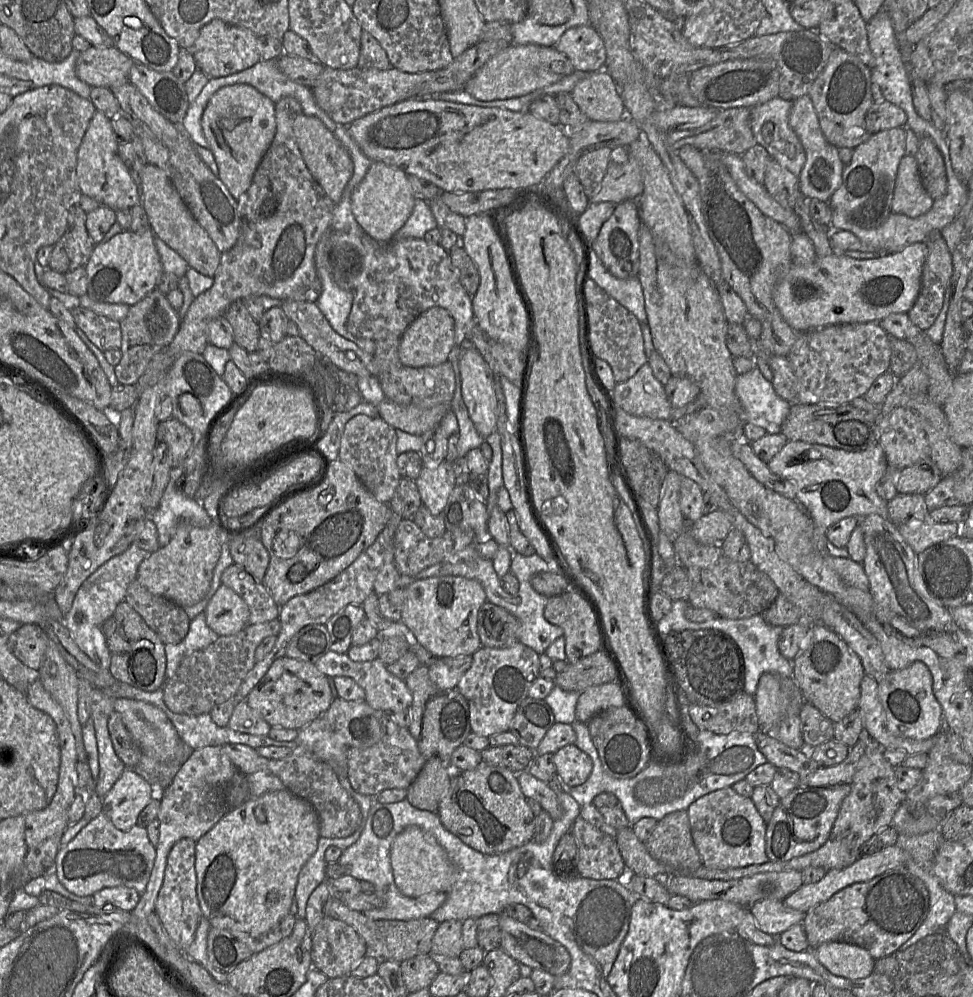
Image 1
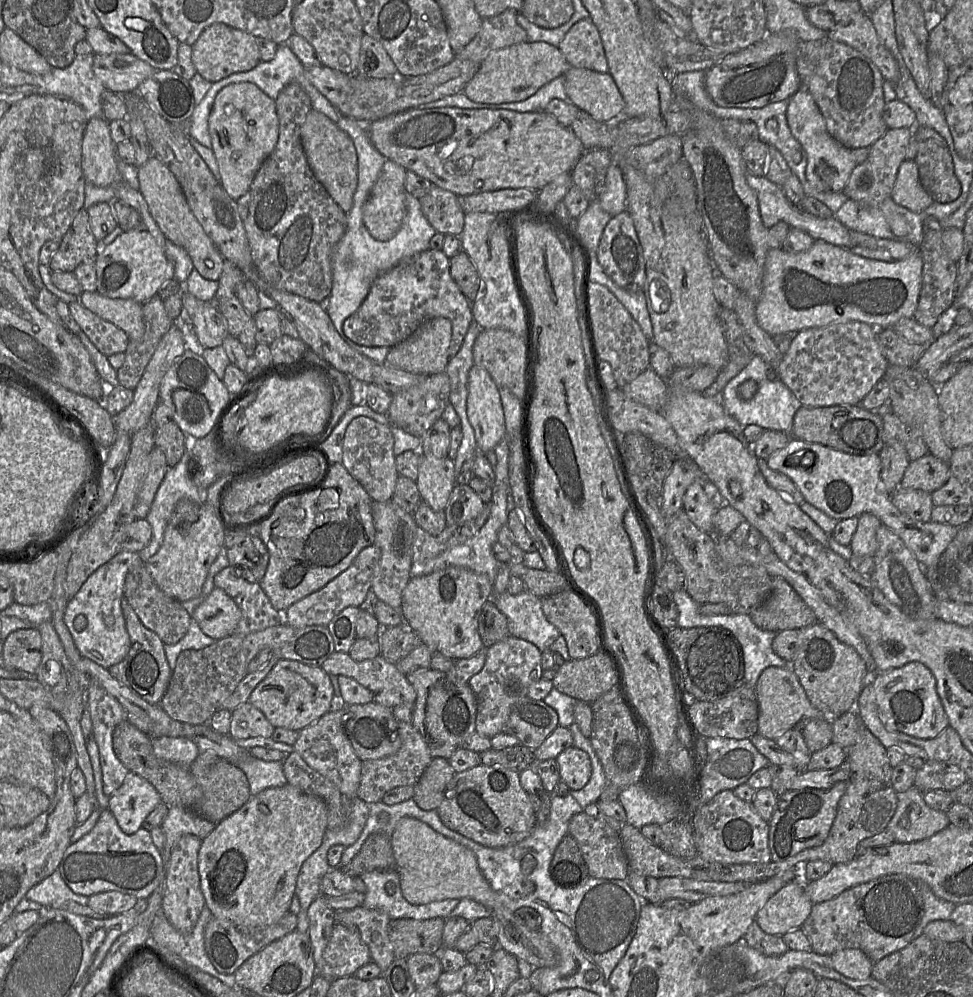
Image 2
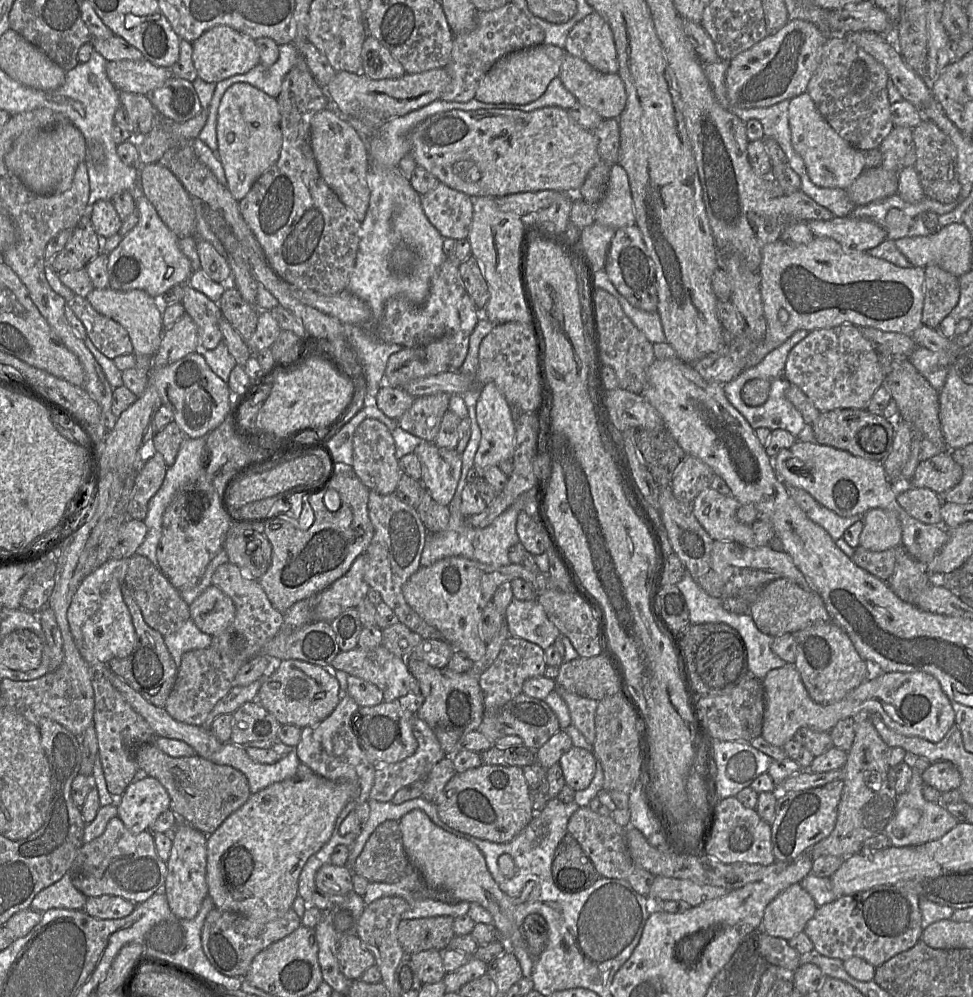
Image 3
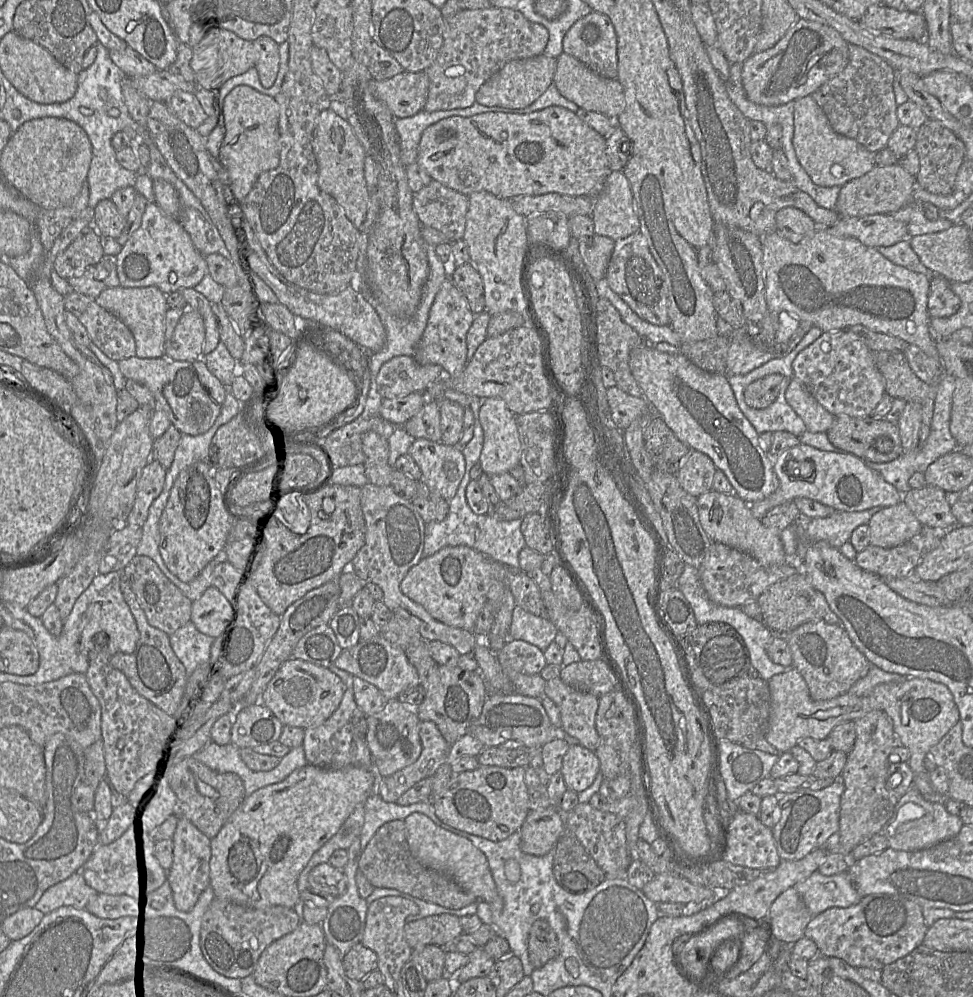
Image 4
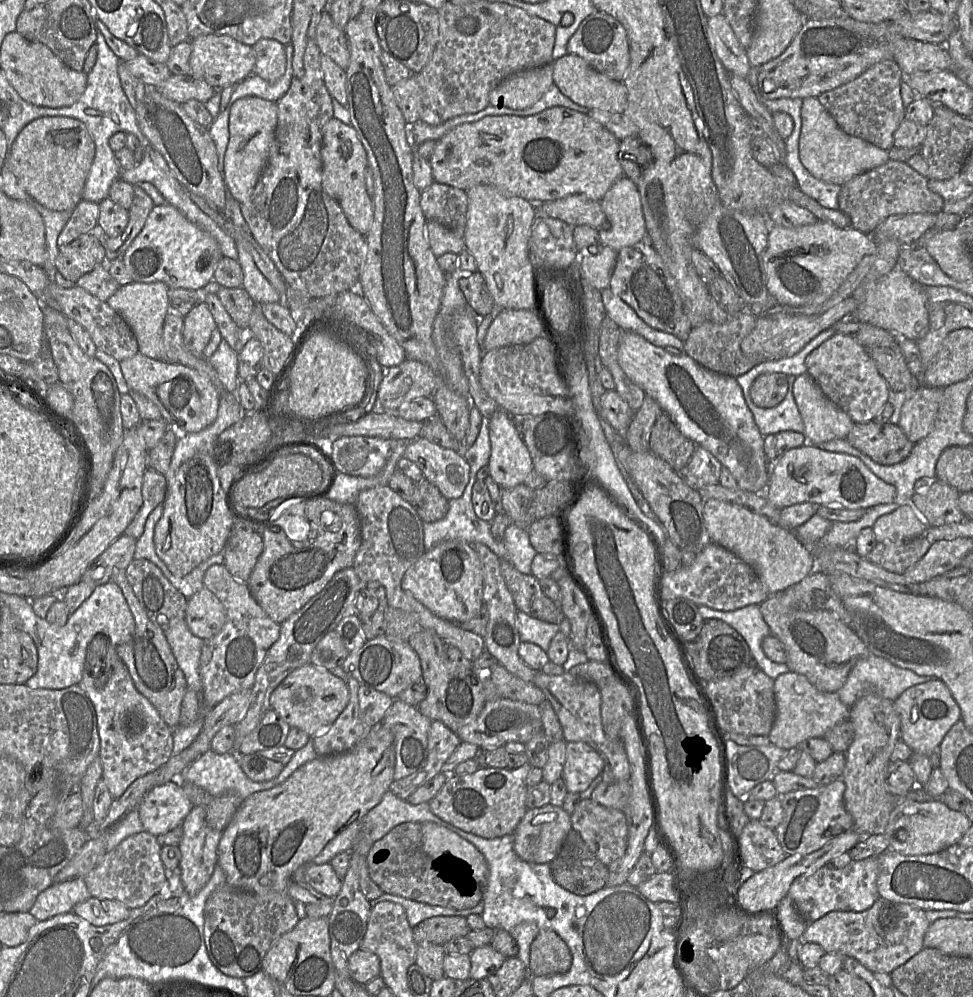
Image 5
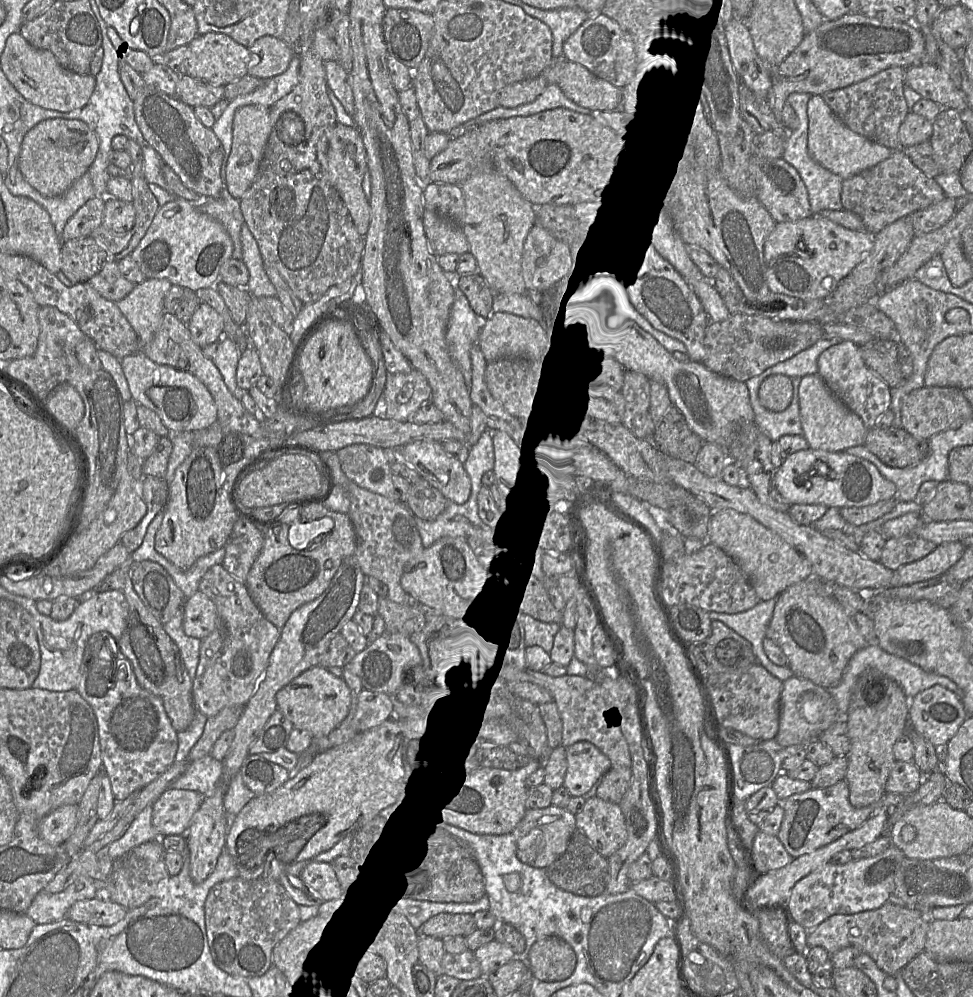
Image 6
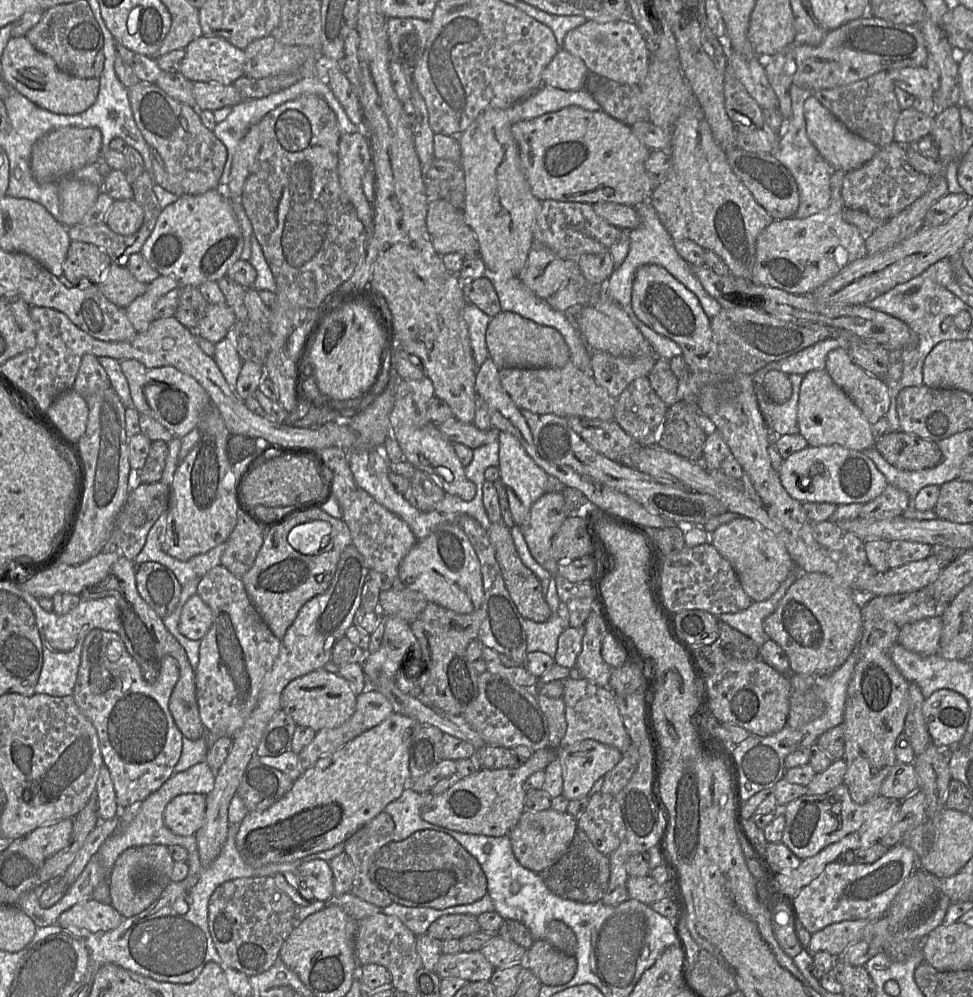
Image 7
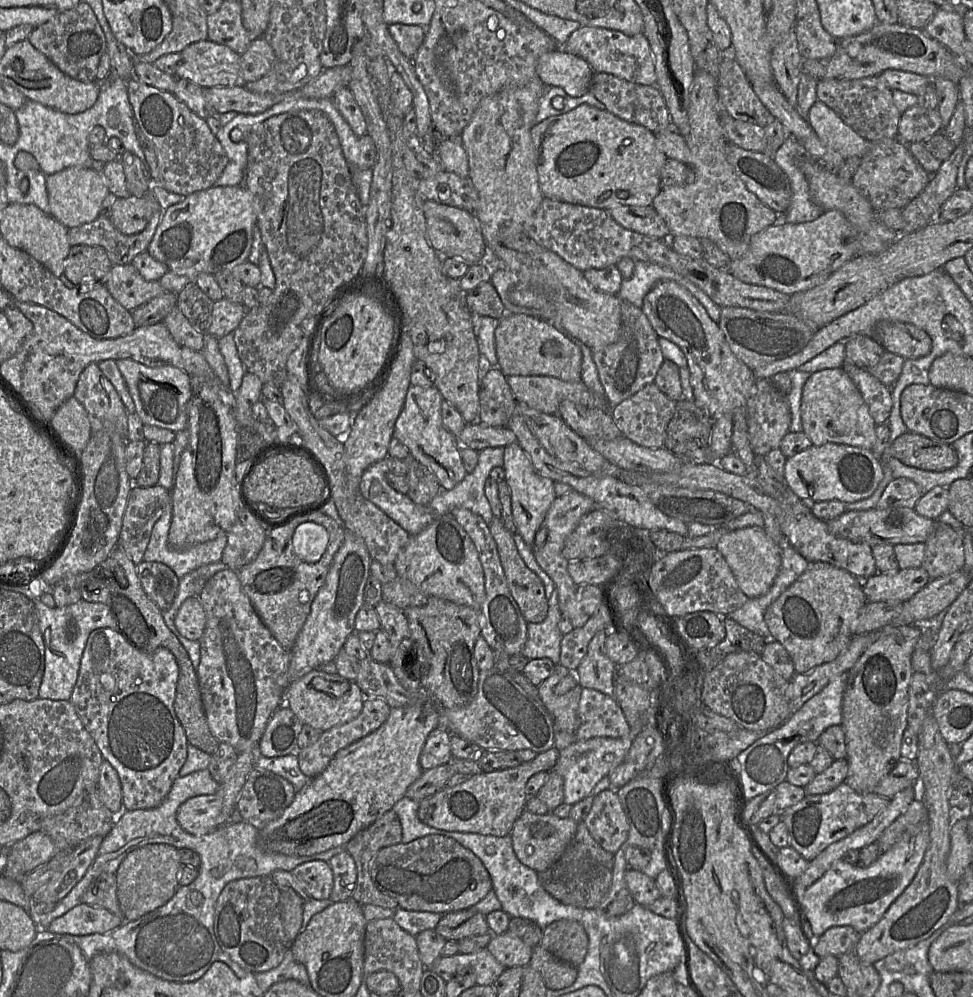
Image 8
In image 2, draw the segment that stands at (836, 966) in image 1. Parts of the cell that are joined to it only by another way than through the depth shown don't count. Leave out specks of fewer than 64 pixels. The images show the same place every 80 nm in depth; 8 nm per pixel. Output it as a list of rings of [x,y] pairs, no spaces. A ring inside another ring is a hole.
[[[843,949],[831,955],[836,971],[857,980],[871,977],[874,962],[859,949]]]

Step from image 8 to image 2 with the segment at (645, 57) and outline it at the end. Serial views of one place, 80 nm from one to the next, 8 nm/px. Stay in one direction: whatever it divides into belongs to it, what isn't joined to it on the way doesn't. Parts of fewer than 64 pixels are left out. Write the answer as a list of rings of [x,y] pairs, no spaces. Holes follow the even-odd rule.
[[[589,17],[574,24],[558,48],[570,67],[599,73],[608,72],[608,62],[601,36]]]

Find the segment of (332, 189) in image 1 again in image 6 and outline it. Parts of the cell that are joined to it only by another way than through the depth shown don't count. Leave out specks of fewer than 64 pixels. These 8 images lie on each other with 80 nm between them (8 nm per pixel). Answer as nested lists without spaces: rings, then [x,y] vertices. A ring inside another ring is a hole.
[[[336,124],[329,139],[327,165],[330,183],[337,190],[347,207],[357,231],[361,236],[365,237],[370,225],[371,207],[362,187],[364,174],[368,169],[367,153],[357,127]]]

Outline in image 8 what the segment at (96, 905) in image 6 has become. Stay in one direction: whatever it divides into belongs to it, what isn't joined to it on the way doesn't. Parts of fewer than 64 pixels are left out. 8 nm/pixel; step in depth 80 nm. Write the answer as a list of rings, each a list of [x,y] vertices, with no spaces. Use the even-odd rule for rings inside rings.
[[[80,903],[54,919],[47,930],[55,934],[89,935],[112,931],[124,922],[109,910]]]

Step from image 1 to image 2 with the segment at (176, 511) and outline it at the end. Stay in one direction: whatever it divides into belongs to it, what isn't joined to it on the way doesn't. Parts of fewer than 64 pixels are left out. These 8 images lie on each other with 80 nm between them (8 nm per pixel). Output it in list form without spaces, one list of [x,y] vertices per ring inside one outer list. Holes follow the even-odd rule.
[[[189,444],[184,454],[182,455],[180,461],[174,467],[168,468],[165,477],[156,492],[150,511],[146,517],[147,522],[152,527],[152,539],[148,544],[148,546],[138,553],[142,562],[146,563],[160,549],[169,519],[171,517],[171,514],[174,510],[176,503],[180,499],[190,499],[190,500],[194,500],[195,502],[206,502],[205,490],[200,490],[194,484],[192,479],[192,473],[190,468]]]

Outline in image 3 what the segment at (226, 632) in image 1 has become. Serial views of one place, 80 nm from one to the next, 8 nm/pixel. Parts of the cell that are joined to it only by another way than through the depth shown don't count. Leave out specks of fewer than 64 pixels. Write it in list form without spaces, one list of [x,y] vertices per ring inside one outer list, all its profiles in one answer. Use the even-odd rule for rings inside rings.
[[[213,585],[189,605],[189,610],[190,619],[197,628],[210,636],[227,629],[236,616],[233,601]]]

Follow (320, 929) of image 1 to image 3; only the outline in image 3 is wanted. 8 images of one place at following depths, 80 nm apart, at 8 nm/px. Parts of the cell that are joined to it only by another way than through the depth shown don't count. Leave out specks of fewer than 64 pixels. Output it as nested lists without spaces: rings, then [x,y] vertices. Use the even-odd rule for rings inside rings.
[[[347,935],[339,940],[337,960],[340,971],[350,980],[359,980],[366,969],[375,965],[373,954],[356,935]]]

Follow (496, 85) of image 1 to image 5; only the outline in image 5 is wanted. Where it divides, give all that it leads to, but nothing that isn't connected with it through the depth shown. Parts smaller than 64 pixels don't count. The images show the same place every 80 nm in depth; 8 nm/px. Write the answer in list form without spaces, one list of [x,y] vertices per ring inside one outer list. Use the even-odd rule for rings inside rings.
[[[553,63],[514,73],[489,93],[489,105],[510,109],[528,108],[554,84],[553,75]]]

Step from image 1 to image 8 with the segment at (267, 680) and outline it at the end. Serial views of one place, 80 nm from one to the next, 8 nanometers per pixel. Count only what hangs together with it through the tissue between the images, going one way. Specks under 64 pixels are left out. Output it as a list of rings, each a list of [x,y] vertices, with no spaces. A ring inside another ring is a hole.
[[[314,669],[292,682],[285,692],[285,705],[300,719],[320,731],[327,731],[356,718],[362,708],[365,696],[355,681],[350,681],[338,673],[329,674]]]

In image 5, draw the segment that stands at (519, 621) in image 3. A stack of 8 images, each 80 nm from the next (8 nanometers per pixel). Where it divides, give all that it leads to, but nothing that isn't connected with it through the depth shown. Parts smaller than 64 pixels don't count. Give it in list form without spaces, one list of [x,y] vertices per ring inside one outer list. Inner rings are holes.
[[[519,610],[516,615],[516,627],[521,642],[534,643],[545,652],[548,651],[551,640],[560,630],[559,624],[533,618]]]

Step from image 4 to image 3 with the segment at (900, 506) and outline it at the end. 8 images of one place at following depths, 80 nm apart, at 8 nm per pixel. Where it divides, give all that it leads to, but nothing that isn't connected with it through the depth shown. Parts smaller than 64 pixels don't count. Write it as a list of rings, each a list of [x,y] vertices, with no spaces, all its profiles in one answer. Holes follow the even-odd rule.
[[[880,508],[862,515],[863,529],[859,546],[873,552],[881,552],[902,545],[902,528],[896,513]]]

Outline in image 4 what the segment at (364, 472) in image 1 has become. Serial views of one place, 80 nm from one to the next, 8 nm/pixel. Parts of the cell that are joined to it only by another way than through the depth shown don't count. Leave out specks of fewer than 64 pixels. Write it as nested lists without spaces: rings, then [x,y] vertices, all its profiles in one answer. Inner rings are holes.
[[[373,431],[362,438],[365,462],[363,463],[369,483],[376,486],[390,486],[394,468],[388,463],[389,442]]]

